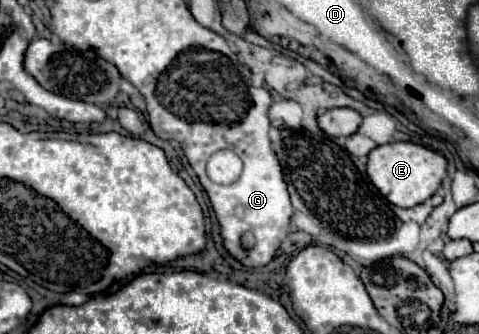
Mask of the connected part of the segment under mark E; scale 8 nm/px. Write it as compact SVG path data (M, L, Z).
M390 142L376 146L368 154L366 174L376 190L388 198L390 204L400 208L412 208L426 202L446 176L446 158L426 146L414 142Z

